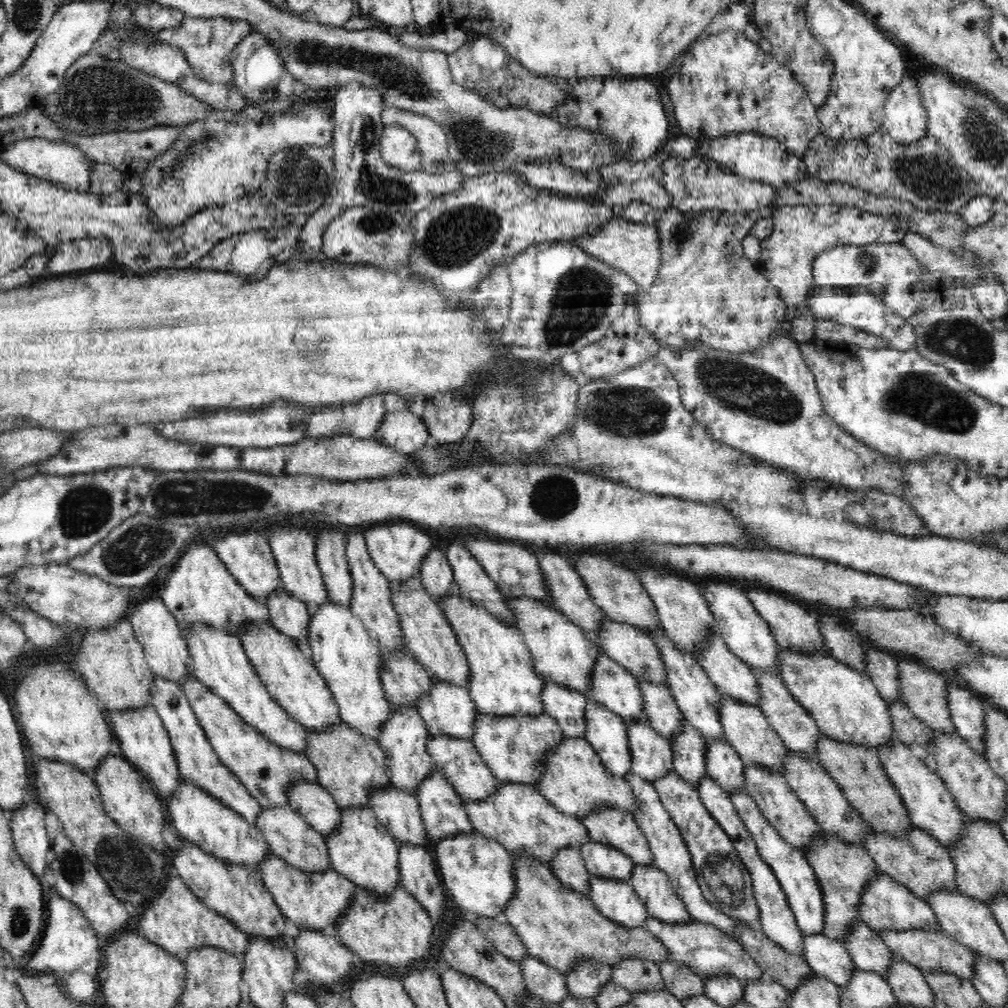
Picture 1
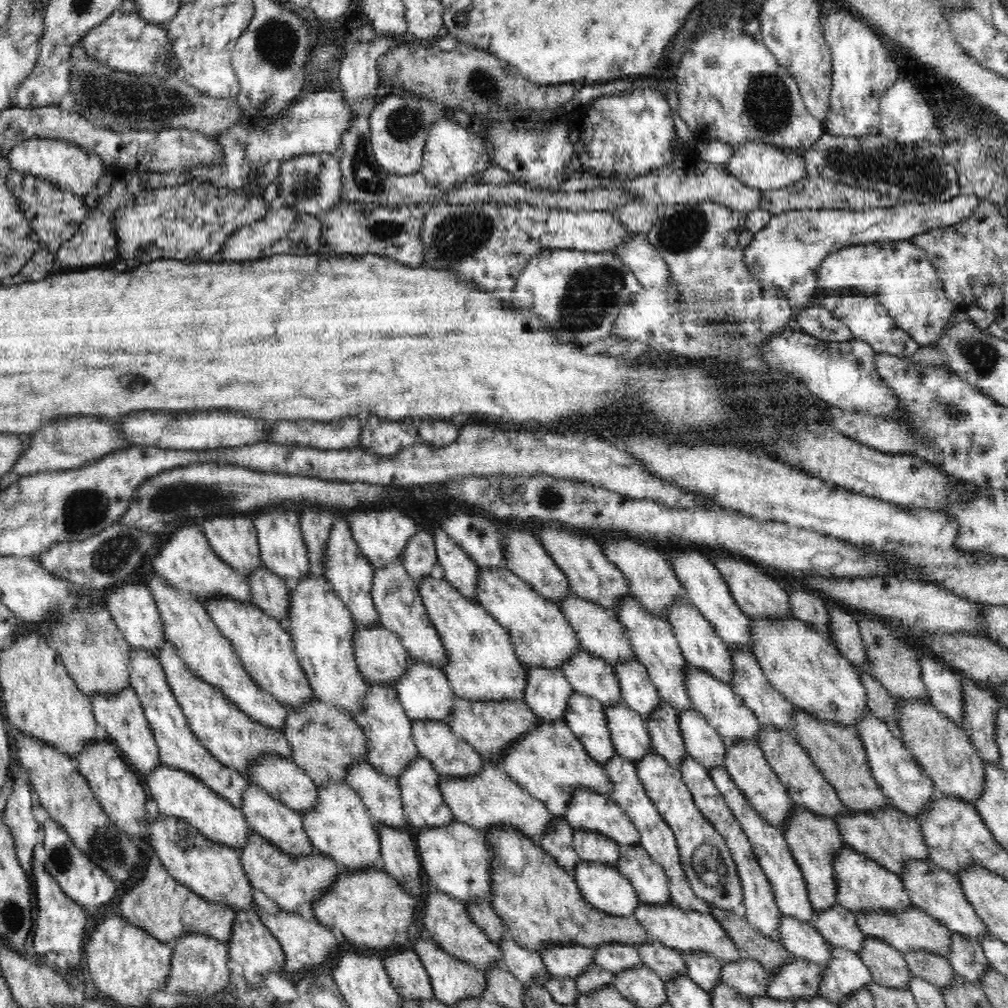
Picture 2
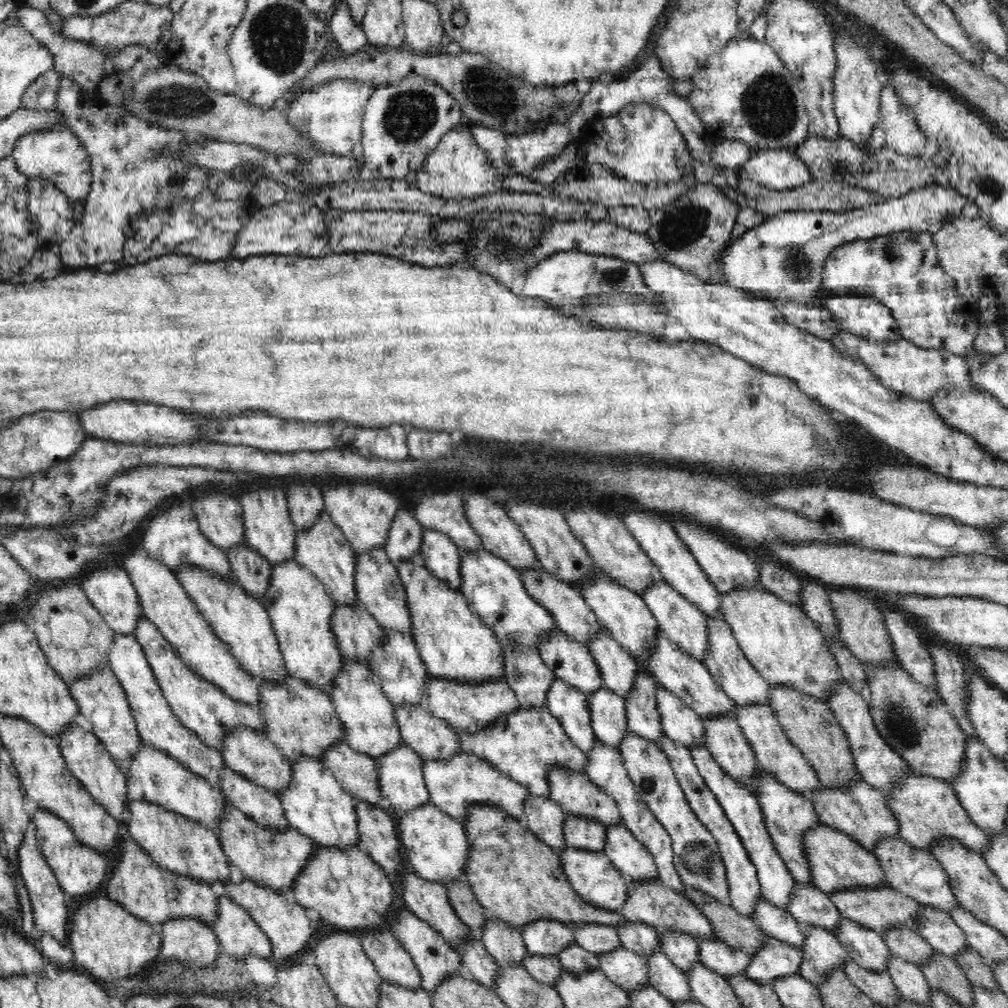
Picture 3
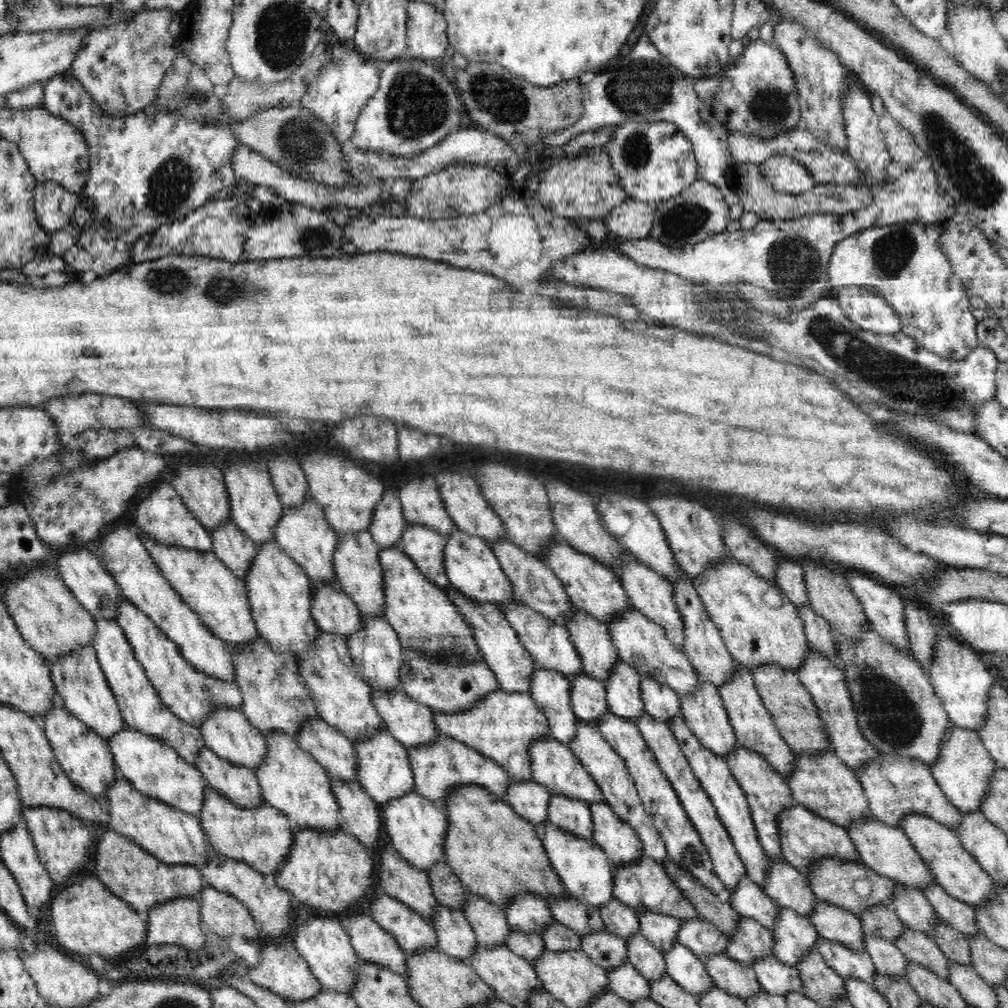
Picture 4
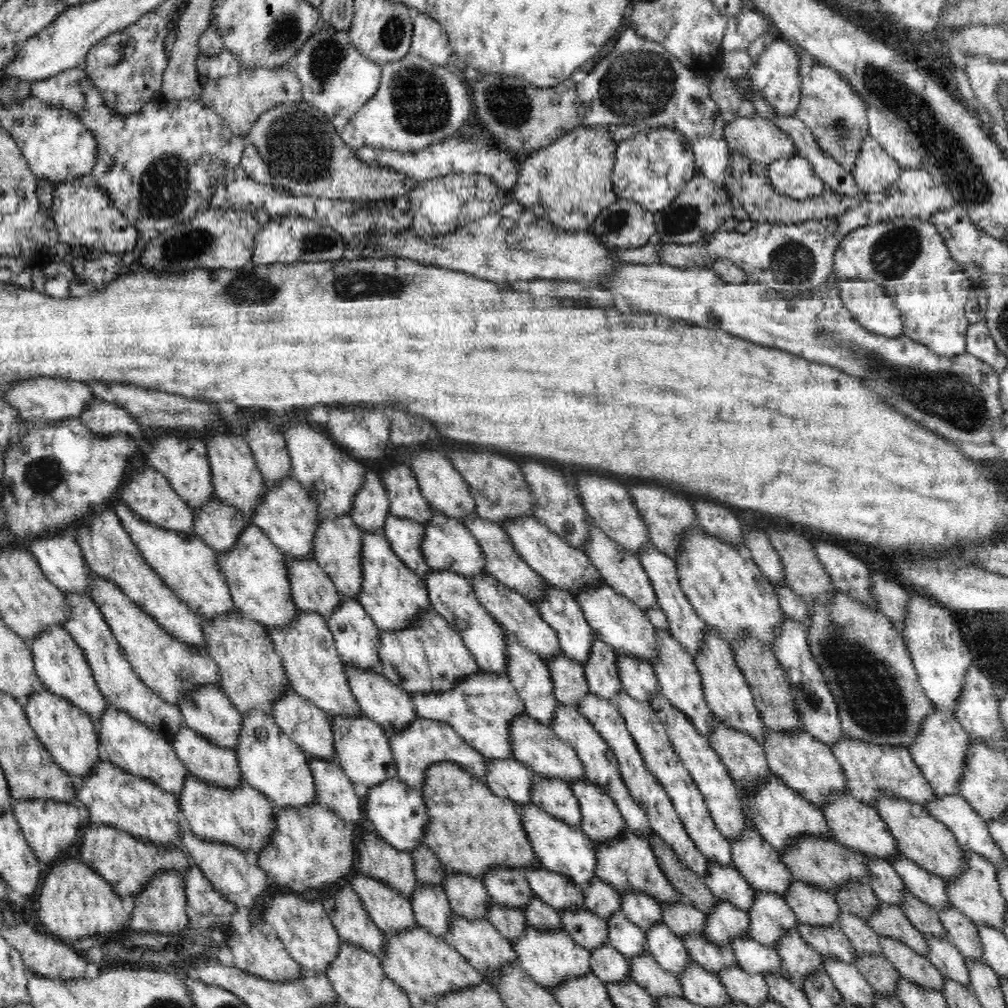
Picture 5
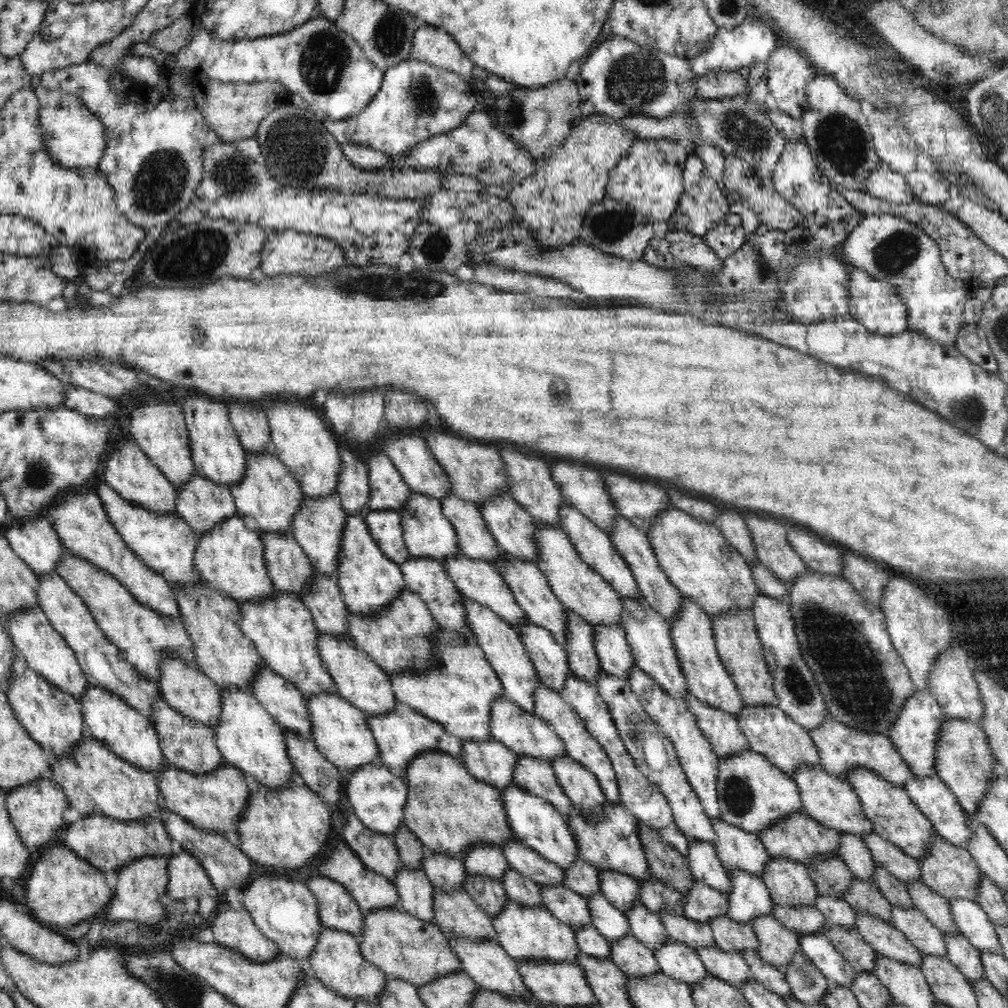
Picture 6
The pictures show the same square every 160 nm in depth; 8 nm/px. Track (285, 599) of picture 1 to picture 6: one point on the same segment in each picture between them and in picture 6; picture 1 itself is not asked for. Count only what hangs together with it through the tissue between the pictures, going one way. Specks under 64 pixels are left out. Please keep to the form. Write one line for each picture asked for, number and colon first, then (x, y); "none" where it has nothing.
2: (271, 593)
3: (251, 570)
4: (234, 548)
5: (218, 524)
6: (202, 503)

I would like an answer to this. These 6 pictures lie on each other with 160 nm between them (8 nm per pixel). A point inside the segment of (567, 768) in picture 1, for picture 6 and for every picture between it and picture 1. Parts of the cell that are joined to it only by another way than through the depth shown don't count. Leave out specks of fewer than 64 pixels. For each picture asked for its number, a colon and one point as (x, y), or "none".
2: (550, 763)
3: (525, 745)
4: (502, 726)
5: (480, 708)
6: (459, 693)

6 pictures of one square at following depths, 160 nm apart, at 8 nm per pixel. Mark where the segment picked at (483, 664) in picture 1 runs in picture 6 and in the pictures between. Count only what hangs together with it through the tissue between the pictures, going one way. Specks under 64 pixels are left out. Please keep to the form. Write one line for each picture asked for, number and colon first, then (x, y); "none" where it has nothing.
2: (482, 665)
3: (454, 643)
4: (425, 619)
5: (394, 596)
6: (368, 581)

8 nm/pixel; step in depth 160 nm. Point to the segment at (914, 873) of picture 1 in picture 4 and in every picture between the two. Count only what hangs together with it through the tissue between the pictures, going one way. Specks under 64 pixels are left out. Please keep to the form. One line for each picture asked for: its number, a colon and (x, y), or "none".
2: (891, 837)
3: (858, 810)
4: (825, 785)

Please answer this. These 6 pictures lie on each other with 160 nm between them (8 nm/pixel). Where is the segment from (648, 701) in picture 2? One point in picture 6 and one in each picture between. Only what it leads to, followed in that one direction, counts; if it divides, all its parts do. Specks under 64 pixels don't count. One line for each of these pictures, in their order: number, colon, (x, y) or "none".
3: (618, 669)
4: (591, 638)
5: (557, 607)
6: (530, 587)

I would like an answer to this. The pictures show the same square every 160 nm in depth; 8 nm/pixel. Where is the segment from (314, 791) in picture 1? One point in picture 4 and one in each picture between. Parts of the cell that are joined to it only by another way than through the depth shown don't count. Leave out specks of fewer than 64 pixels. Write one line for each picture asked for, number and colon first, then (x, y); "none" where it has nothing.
2: (279, 776)
3: (247, 752)
4: (227, 732)

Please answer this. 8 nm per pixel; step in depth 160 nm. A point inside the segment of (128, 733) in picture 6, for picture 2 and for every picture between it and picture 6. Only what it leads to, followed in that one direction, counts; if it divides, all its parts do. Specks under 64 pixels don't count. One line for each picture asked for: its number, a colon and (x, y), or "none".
2: (179, 794)
3: (166, 783)
4: (155, 769)
5: (132, 746)

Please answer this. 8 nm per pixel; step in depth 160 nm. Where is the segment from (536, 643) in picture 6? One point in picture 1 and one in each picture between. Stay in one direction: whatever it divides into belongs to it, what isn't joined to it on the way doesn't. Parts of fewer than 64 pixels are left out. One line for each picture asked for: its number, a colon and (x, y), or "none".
1: (652, 758)
2: (629, 733)
3: (608, 710)
4: (588, 695)
5: (569, 680)

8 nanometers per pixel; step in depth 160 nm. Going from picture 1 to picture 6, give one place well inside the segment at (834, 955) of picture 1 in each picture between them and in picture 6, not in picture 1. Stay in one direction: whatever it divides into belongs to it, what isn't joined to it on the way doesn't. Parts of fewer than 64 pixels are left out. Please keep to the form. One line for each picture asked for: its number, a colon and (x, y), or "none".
2: (800, 938)
3: (777, 922)
4: (748, 898)
5: (727, 884)
6: (704, 864)

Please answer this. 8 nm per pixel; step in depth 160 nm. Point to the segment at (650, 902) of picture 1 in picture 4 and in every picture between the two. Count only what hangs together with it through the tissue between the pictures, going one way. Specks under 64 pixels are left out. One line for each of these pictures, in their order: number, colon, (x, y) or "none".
2: (649, 879)
3: (628, 855)
4: (618, 840)

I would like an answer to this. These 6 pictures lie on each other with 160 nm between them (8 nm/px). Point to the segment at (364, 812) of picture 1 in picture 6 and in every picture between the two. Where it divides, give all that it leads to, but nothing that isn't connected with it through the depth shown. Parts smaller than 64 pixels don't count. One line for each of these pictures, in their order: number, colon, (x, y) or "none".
2: (340, 826)
3: (315, 804)
4: (291, 780)
5: (274, 765)
6: (249, 739)

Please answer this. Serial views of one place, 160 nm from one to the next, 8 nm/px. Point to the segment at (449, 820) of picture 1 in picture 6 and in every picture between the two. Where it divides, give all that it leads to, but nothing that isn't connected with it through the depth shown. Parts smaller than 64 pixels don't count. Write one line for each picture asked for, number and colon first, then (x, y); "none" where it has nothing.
2: (424, 806)
3: (401, 771)
4: (384, 772)
5: (363, 751)
6: (340, 731)

